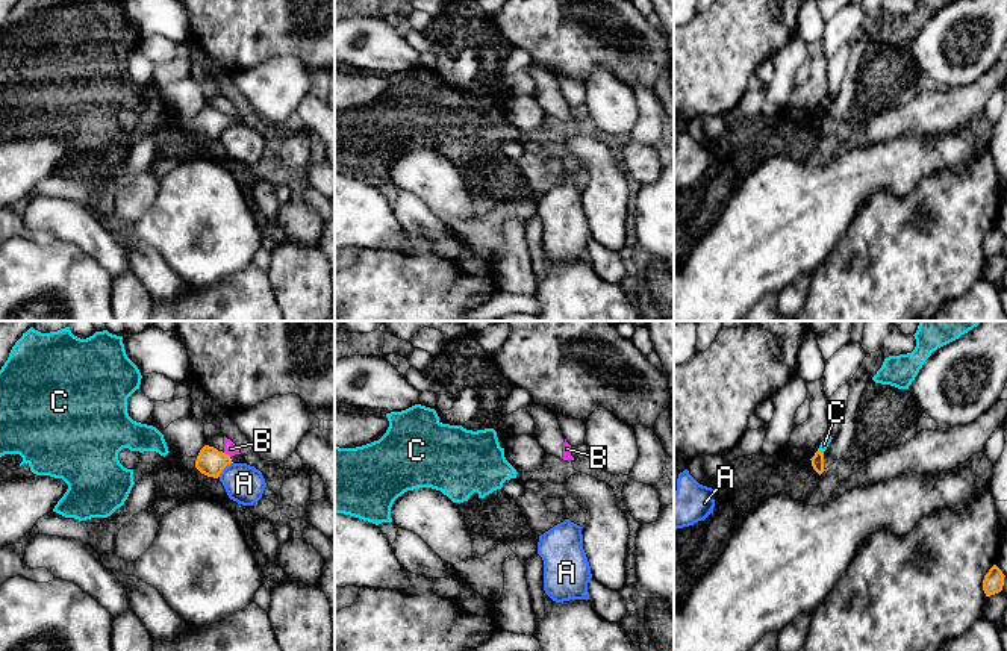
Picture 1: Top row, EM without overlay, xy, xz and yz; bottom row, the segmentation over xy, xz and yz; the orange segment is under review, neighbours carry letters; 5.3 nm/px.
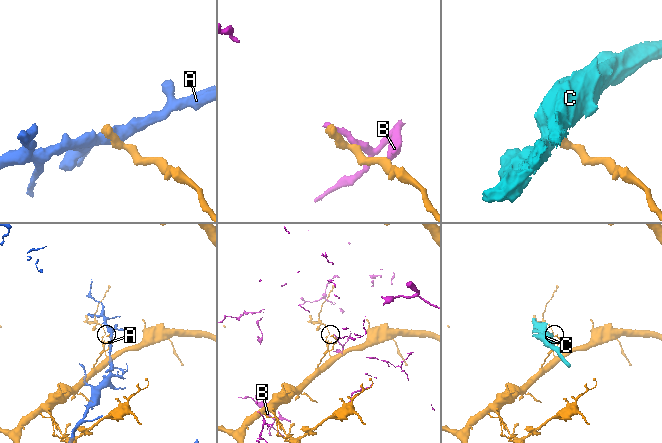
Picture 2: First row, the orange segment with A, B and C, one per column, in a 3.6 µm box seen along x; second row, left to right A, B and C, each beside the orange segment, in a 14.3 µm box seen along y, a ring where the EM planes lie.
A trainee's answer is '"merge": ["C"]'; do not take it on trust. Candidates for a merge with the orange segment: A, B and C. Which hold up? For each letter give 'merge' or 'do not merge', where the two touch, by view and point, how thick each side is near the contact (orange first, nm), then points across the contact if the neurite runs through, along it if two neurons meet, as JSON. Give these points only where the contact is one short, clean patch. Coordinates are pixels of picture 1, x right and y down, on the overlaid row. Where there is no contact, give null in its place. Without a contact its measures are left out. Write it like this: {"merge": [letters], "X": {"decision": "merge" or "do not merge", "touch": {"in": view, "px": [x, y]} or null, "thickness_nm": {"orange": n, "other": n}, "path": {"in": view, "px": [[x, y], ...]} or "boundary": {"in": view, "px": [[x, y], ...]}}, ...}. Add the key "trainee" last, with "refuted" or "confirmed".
{"merge": [], "A": {"decision": "do not merge", "touch": {"in": "xy", "px": [224, 467]}, "thickness_nm": {"orange": 150, "other": 200}}, "B": {"decision": "do not merge", "touch": {"in": "xy", "px": [227, 454]}, "thickness_nm": {"orange": 150, "other": 70}}, "C": {"decision": "do not merge", "touch": {"in": "yz", "px": [819, 451]}, "thickness_nm": {"orange": 60, "other": 50}, "boundary": {"in": "yz", "px": [[818, 450], [823, 453]]}}, "trainee": "refuted"}

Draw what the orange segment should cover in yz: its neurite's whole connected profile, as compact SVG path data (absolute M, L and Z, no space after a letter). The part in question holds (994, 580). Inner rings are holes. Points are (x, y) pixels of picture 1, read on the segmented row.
M993 565L983 580L983 590L986 596L995 595L1002 590L1004 586L1004 574L1002 571Z

